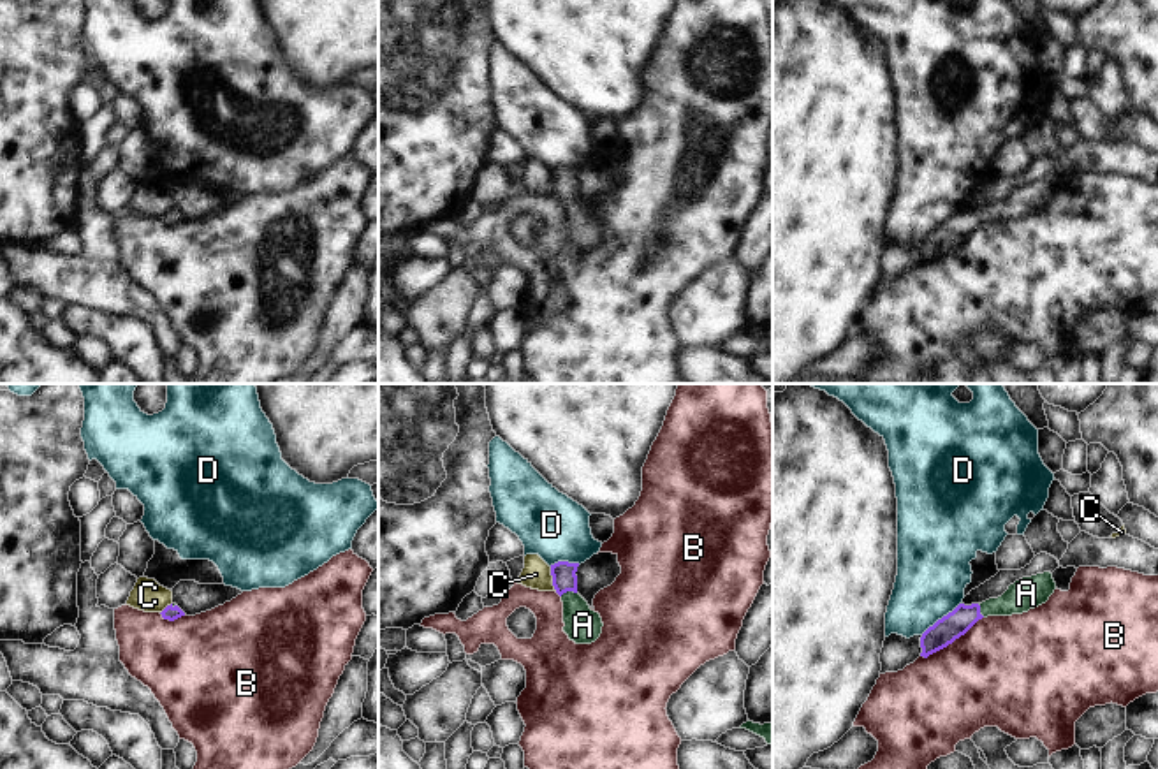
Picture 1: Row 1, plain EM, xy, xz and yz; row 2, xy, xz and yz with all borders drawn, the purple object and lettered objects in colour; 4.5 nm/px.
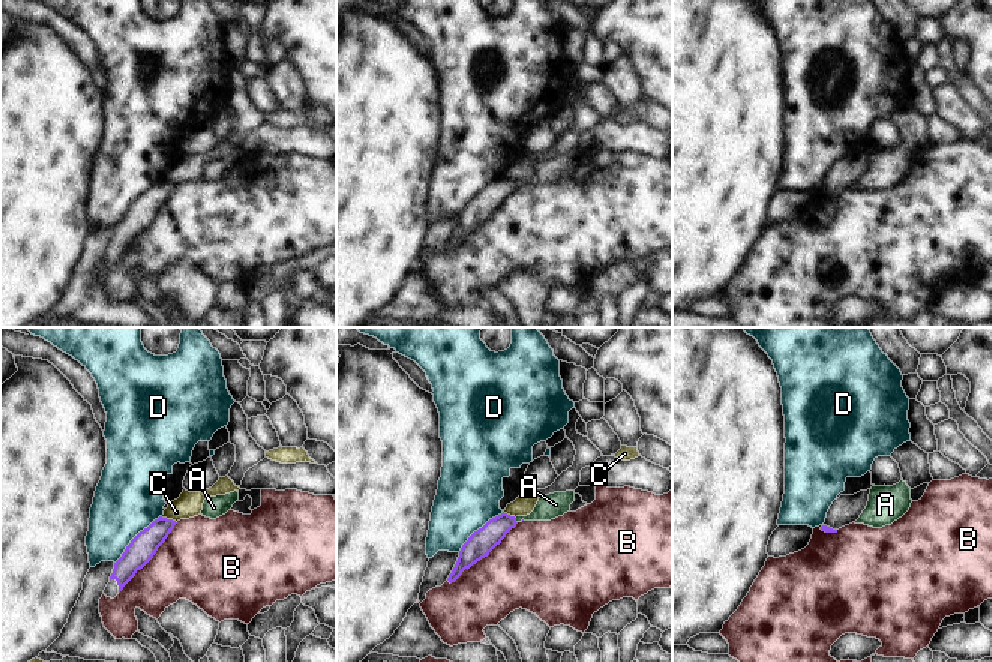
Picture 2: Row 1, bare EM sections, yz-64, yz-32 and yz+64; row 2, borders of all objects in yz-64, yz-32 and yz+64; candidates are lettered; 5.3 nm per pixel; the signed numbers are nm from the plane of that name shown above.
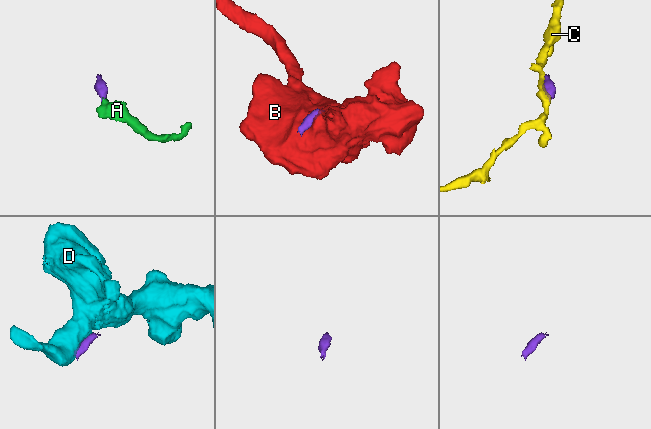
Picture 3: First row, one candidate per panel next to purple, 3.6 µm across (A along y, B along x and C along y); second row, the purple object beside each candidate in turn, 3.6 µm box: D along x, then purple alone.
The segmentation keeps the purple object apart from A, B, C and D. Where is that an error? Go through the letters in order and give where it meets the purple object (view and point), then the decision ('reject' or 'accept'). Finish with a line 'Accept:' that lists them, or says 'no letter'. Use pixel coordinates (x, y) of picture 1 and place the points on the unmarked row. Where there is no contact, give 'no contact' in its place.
A: contact xz (567, 196); accept
B: contact yz (951, 249); reject
C: contact xz (553, 185); reject
D: contact yz (942, 224); reject
Accept: A

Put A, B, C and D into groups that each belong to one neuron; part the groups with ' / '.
A / B / C / D

